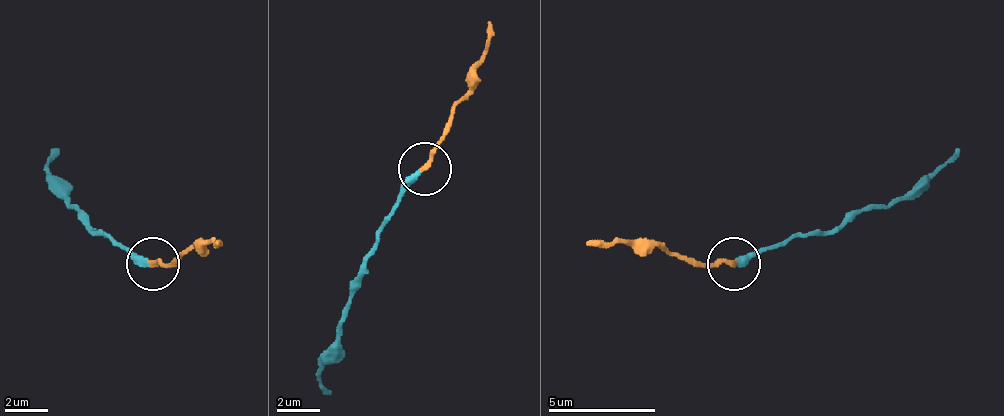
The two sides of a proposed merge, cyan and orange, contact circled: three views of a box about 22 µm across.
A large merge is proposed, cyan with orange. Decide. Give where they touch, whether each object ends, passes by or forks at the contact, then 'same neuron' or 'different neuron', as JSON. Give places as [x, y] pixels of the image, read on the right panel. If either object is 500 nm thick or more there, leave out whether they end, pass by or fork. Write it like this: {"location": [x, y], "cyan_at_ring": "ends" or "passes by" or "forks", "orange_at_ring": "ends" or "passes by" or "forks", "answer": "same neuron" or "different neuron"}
{"location": [734, 264], "cyan_at_ring": "ends", "orange_at_ring": "ends", "answer": "different neuron"}

